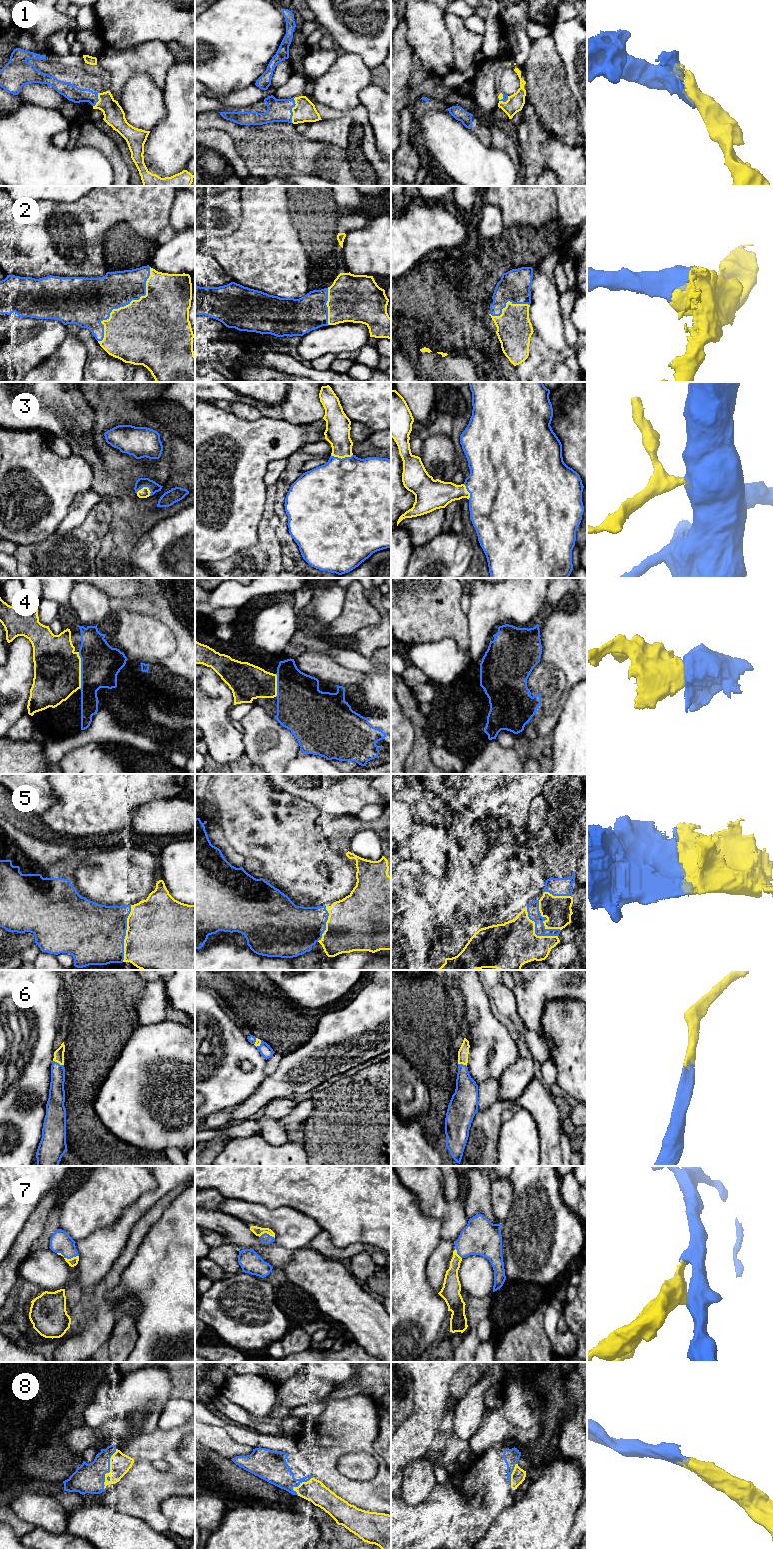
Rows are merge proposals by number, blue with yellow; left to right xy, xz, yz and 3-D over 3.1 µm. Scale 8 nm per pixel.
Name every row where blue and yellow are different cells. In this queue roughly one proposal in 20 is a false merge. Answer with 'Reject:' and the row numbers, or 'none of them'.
Reject: none of them

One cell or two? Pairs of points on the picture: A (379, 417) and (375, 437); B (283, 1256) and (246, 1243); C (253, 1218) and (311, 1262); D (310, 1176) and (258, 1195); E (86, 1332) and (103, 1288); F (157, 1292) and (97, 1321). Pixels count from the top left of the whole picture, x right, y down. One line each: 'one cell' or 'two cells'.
A: two cells
B: one cell
C: two cells
D: one cell
E: one cell
F: two cells

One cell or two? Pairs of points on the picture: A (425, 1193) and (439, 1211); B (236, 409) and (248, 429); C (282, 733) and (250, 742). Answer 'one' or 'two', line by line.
A: one
B: two
C: one

